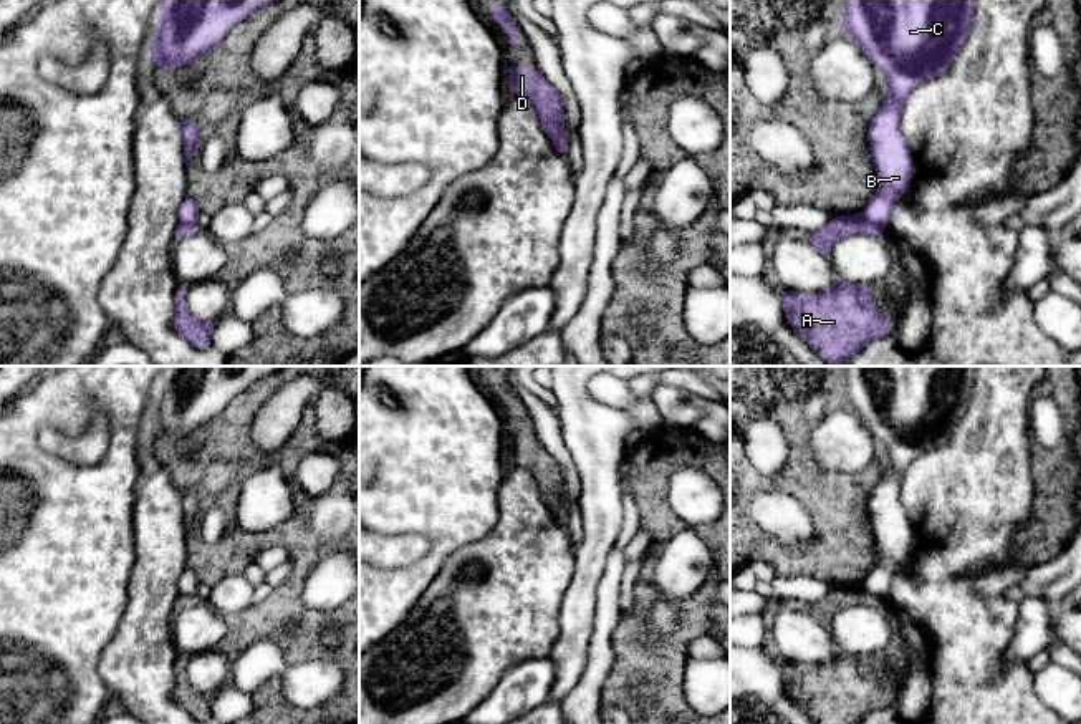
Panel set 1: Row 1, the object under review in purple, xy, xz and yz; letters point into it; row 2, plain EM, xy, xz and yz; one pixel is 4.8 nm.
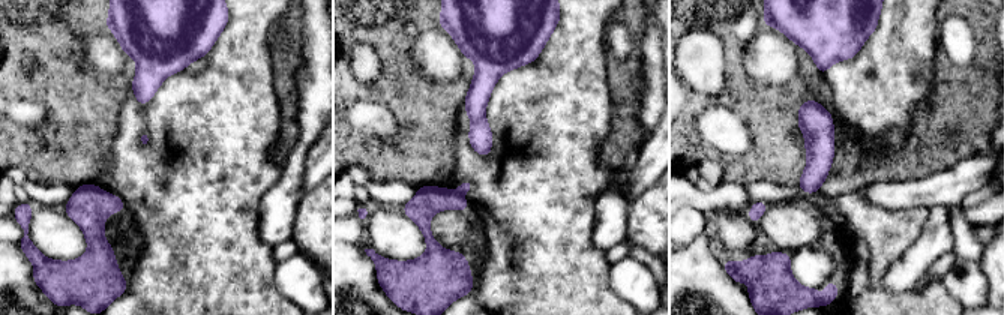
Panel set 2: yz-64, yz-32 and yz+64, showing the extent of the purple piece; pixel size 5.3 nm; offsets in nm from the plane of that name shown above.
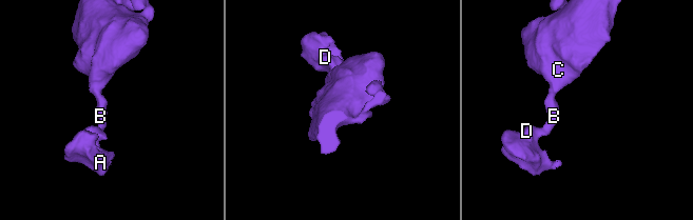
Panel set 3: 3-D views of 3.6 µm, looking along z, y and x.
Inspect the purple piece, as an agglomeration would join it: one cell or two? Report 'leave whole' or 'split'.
split

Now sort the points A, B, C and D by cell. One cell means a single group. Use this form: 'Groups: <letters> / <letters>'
Groups: A D / B C

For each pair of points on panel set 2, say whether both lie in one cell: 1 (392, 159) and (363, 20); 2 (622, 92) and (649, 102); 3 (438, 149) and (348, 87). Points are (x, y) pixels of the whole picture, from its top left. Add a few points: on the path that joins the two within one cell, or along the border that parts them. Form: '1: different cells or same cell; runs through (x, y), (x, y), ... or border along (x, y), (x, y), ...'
1: same cell; runs through (408, 125), (408, 99), (386, 72), (380, 54)
2: different cells; border along (641, 63), (641, 135)
3: same cell; runs through (416, 126), (408, 119), (377, 119), (368, 110)

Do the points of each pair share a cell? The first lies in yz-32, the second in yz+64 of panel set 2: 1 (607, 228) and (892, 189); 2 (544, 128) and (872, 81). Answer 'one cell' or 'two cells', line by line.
1: two cells
2: one cell

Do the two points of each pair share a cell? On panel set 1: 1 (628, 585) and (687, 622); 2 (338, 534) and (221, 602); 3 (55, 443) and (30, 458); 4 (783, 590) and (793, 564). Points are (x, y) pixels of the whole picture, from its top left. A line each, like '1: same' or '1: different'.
1: different
2: different
3: different
4: different

